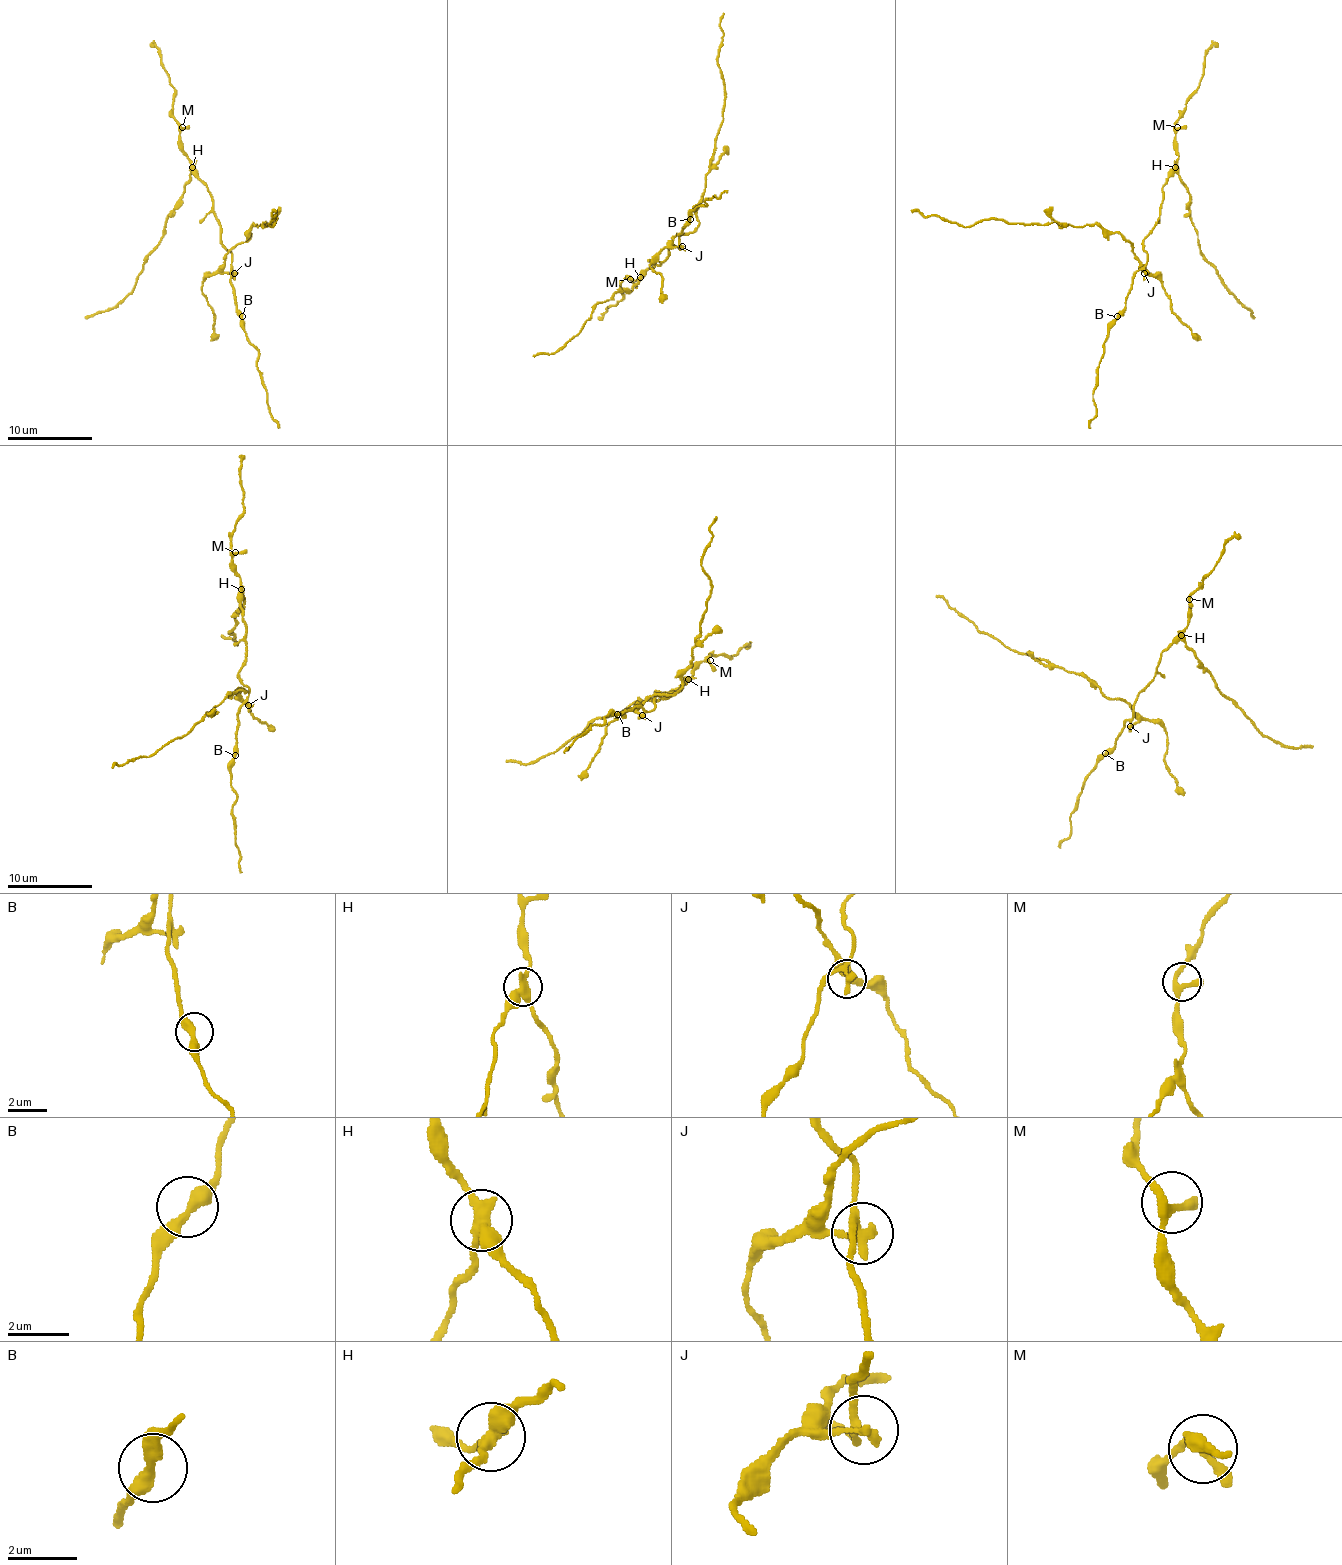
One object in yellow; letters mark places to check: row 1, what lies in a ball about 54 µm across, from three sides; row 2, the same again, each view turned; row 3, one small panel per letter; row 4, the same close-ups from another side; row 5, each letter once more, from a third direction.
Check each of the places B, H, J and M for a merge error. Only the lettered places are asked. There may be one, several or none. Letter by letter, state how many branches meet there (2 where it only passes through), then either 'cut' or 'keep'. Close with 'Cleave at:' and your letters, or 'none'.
B: 2 branches meet; keep
H: 3 branches meet; cut
J: 3 branches meet; cut
M: 3 branches meet; keep
Cleave at: H, J

